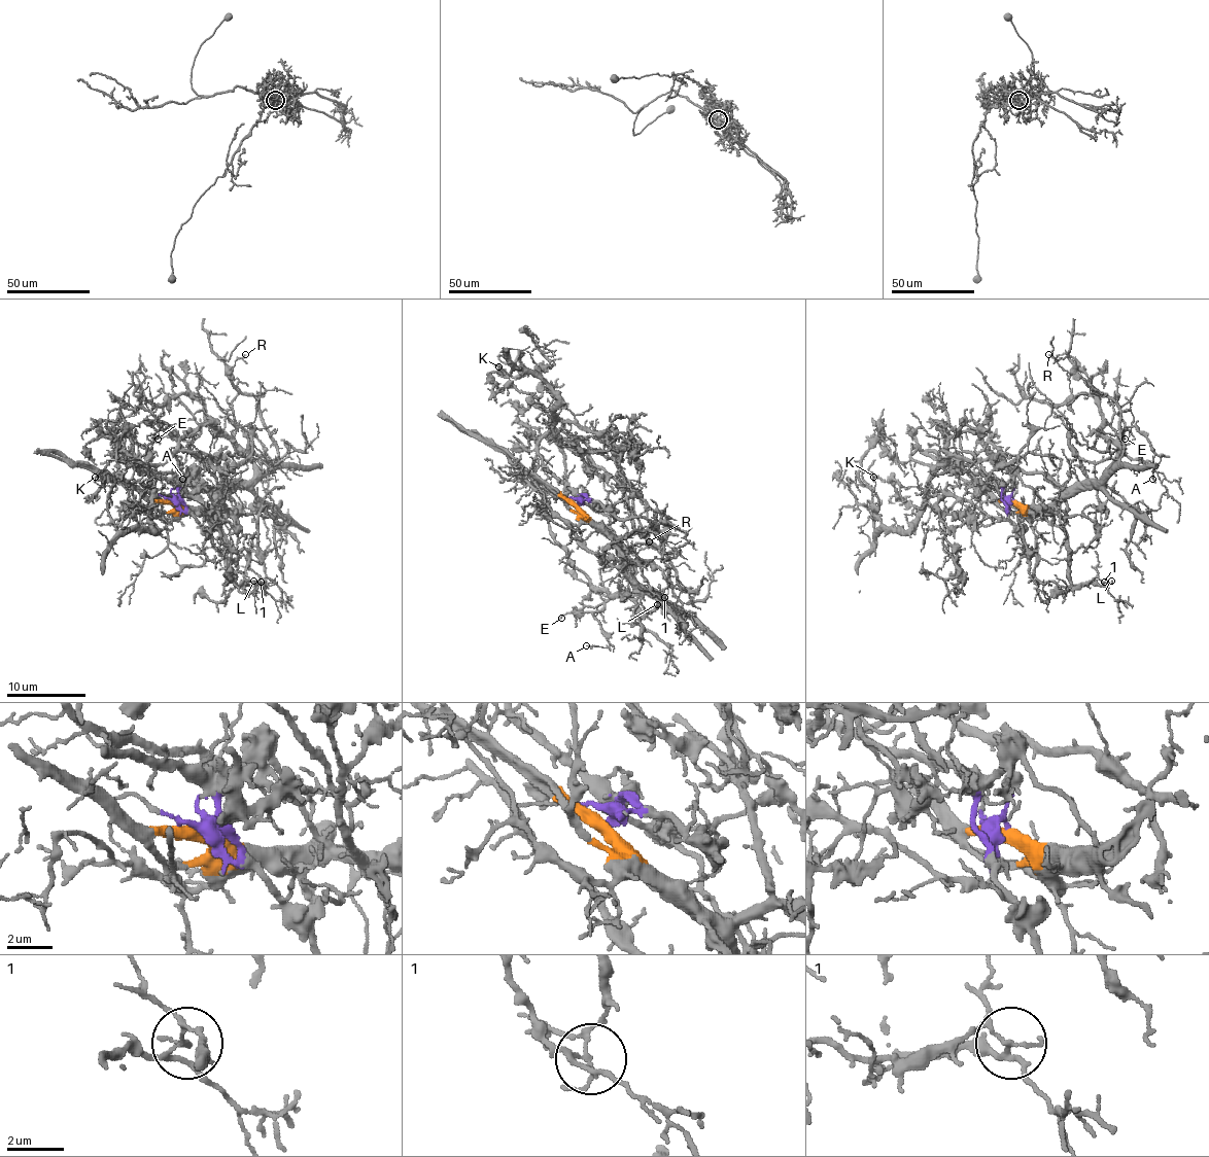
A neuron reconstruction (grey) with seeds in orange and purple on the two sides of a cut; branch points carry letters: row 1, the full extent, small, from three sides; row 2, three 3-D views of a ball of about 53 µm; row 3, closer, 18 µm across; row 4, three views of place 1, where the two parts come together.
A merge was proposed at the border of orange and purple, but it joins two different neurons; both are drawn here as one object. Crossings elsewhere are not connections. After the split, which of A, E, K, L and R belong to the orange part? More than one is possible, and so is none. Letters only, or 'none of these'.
A, E, R

